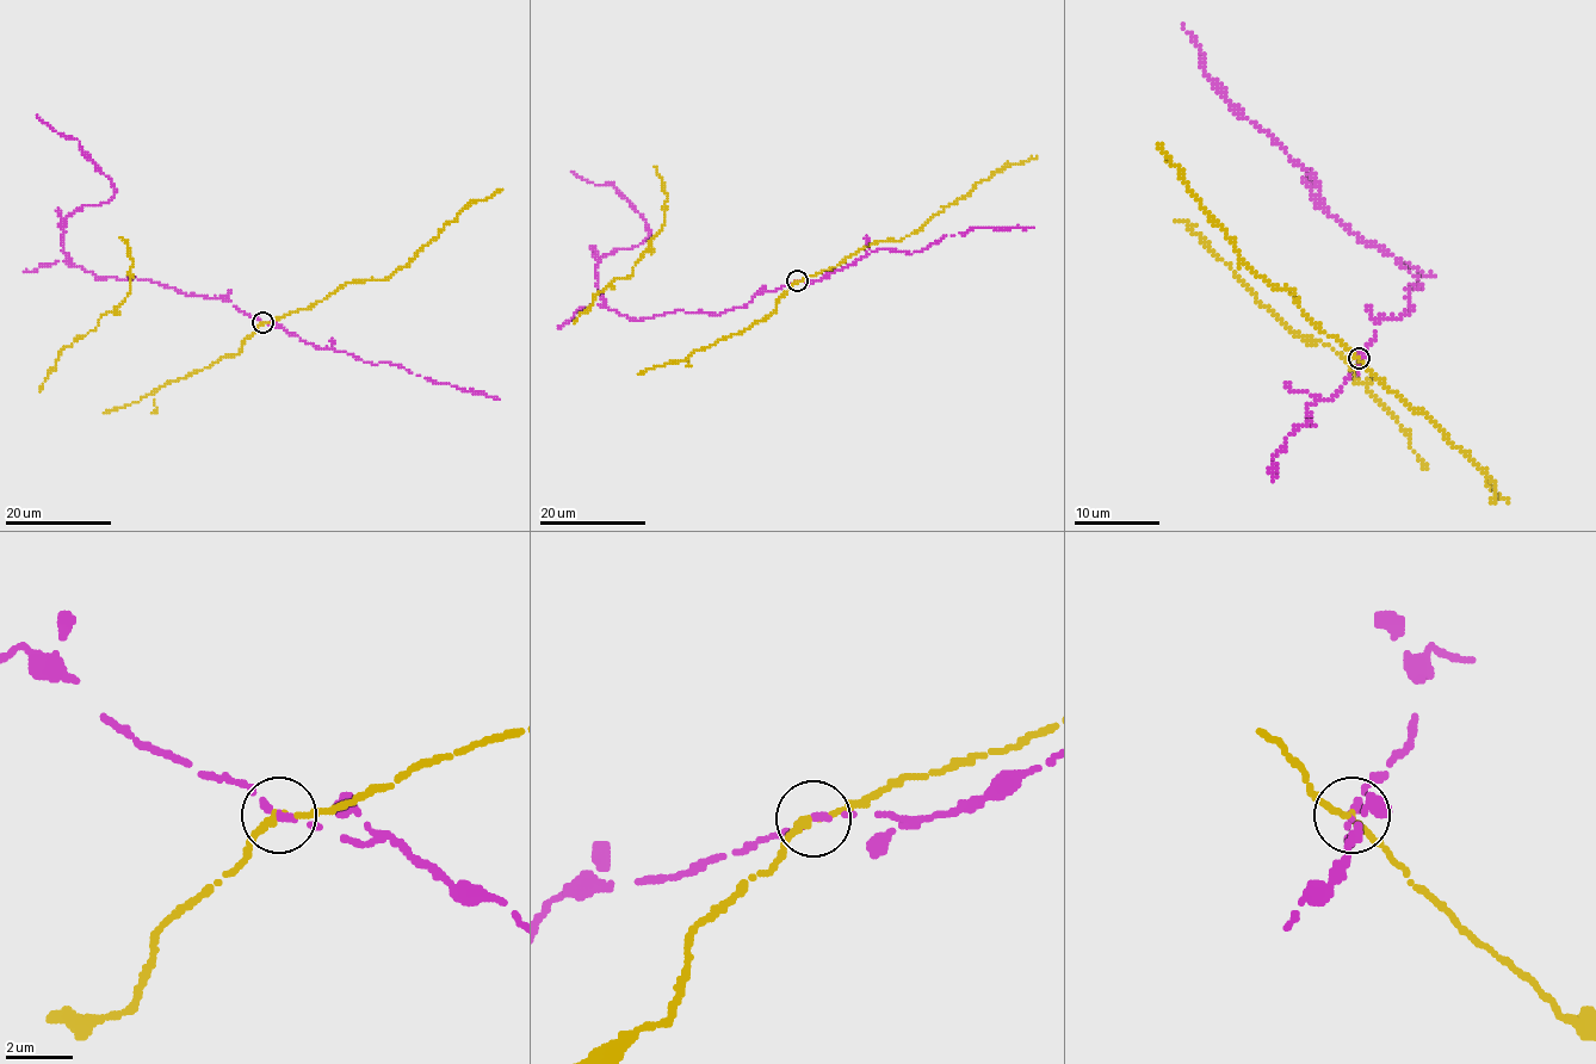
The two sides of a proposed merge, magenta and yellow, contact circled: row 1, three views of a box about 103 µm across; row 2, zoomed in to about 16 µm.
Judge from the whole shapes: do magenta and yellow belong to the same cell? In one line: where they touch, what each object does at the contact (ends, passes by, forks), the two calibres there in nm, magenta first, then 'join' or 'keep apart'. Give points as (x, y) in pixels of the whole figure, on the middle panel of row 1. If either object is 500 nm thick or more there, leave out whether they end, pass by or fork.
at (797, 280); magenta ends there; yellow passes by; 240 nm thick on the magenta side, 180 nm on the other; keep apart

